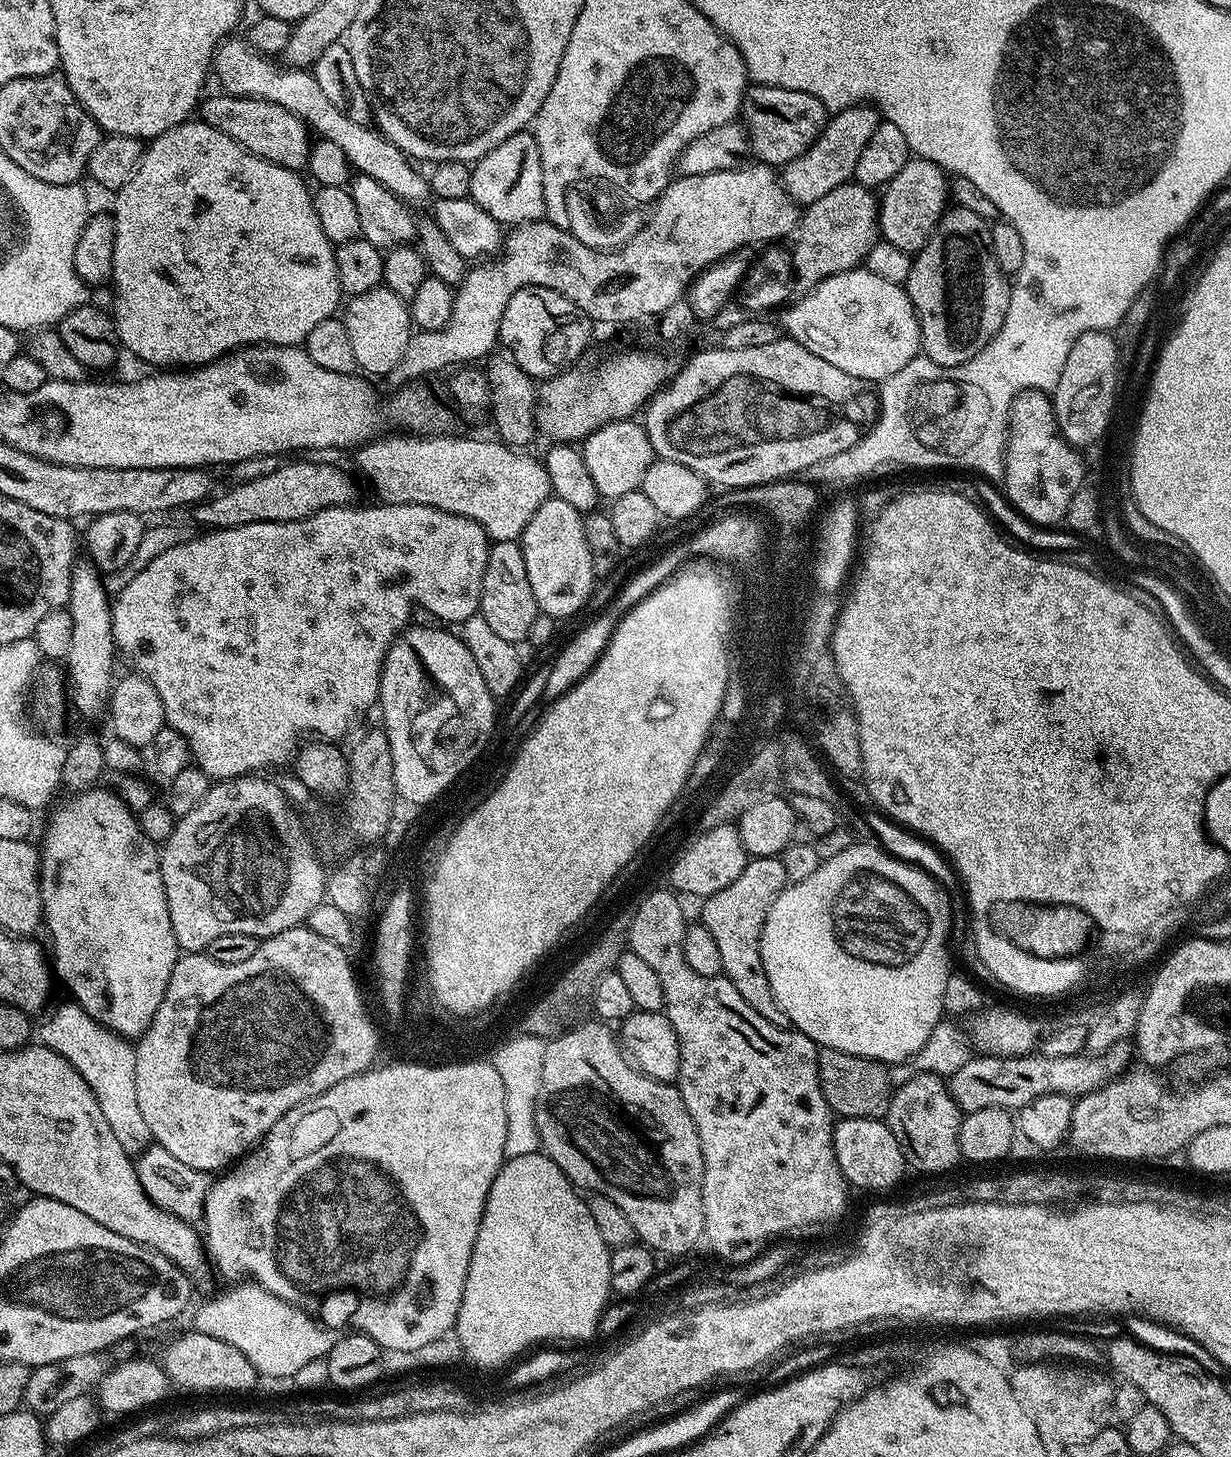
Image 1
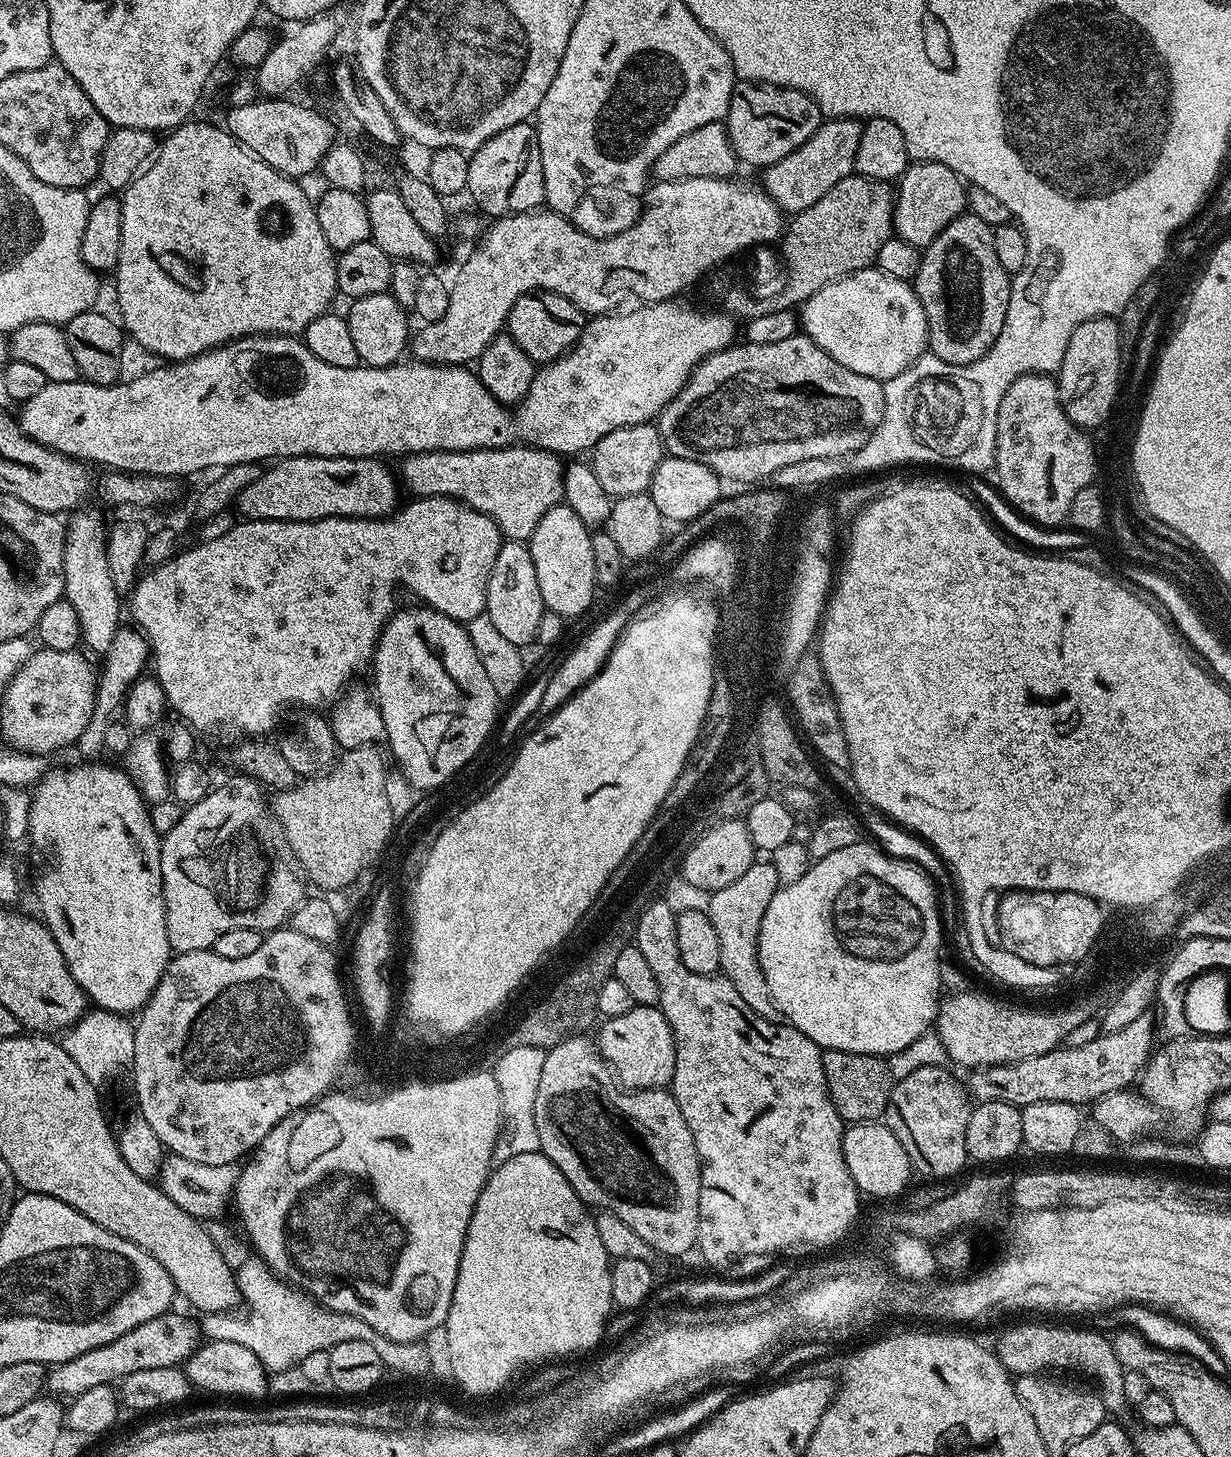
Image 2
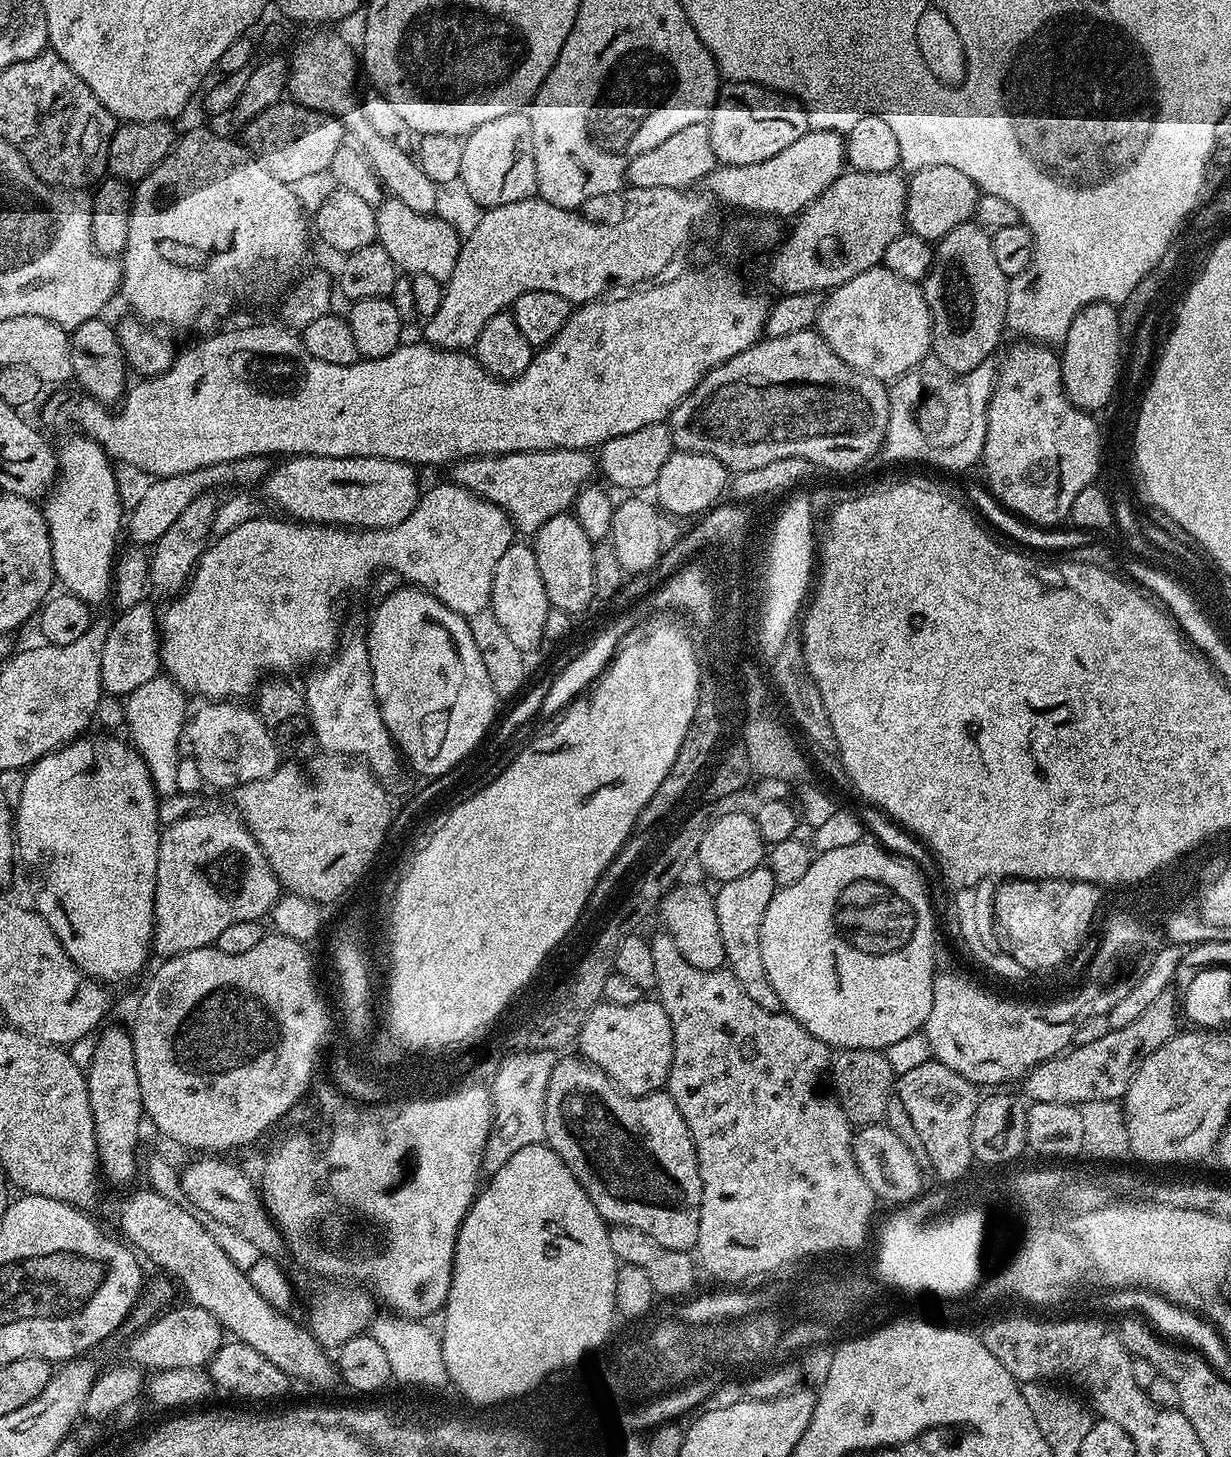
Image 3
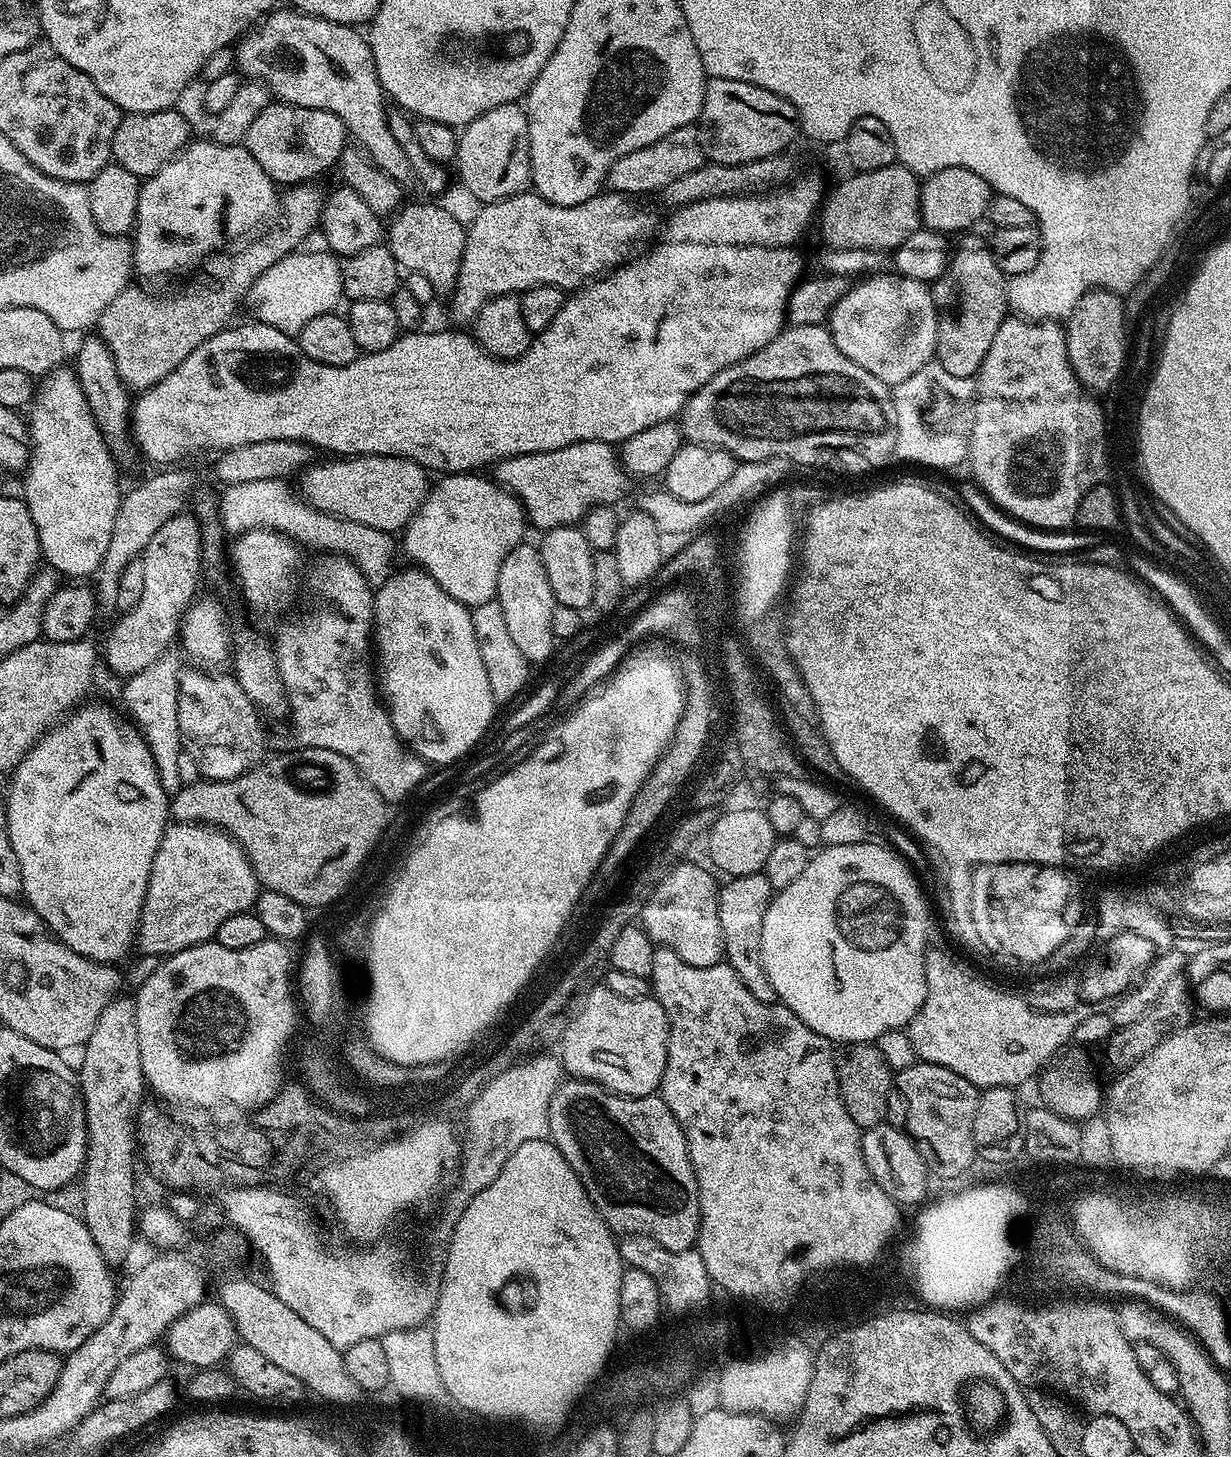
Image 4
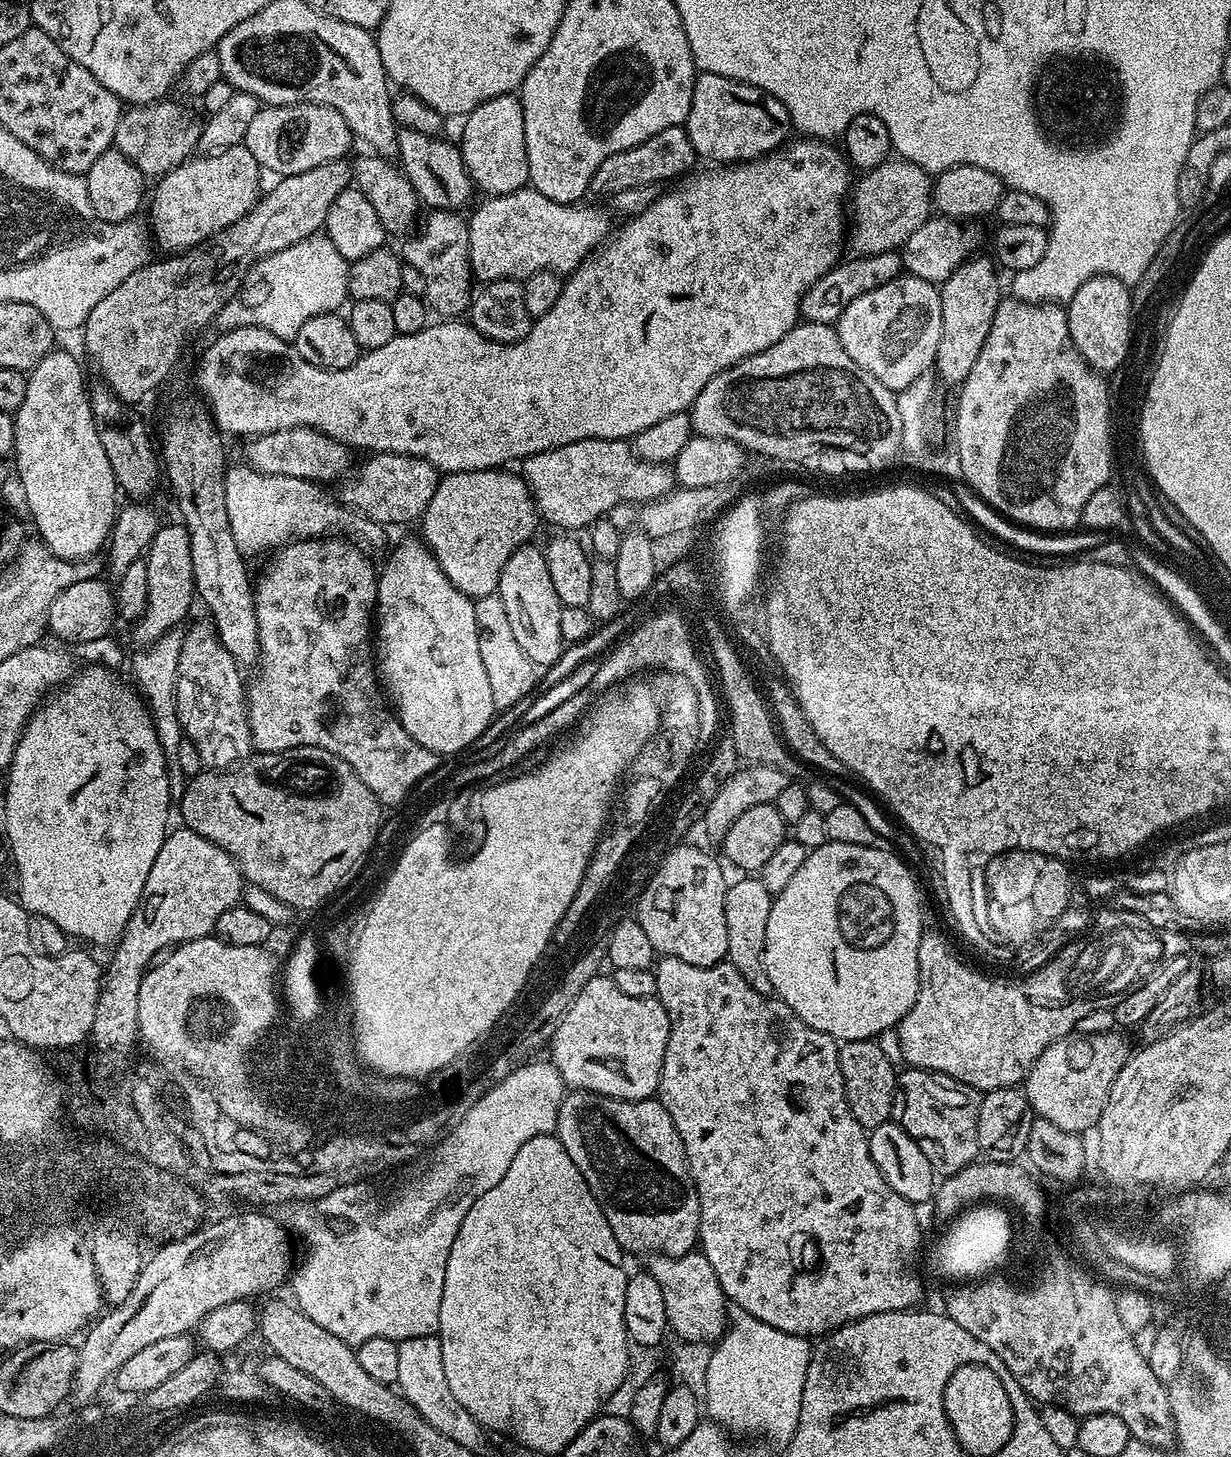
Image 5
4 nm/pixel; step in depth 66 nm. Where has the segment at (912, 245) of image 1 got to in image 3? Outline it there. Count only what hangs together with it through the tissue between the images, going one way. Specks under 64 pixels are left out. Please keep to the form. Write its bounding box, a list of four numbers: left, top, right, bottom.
[904,166,982,242]

